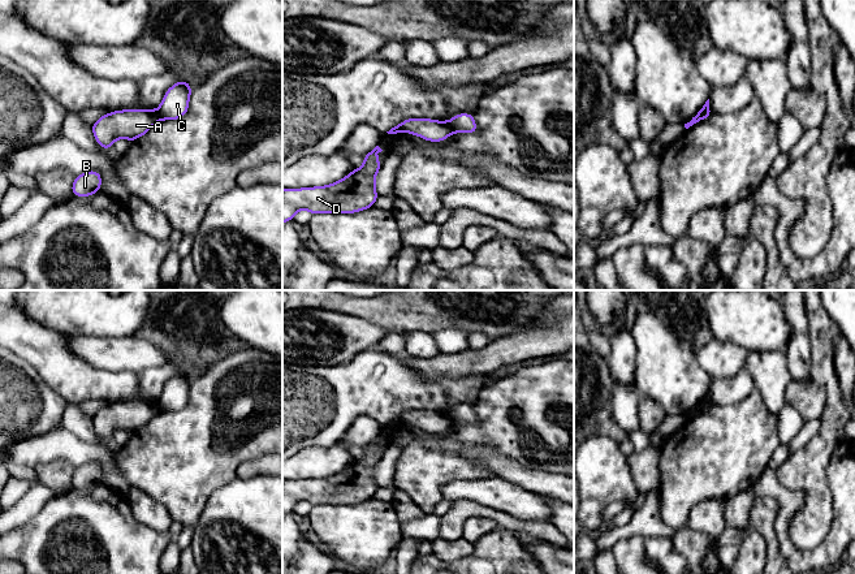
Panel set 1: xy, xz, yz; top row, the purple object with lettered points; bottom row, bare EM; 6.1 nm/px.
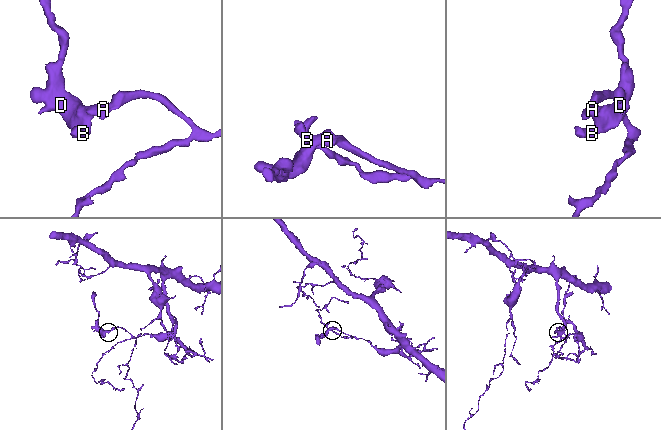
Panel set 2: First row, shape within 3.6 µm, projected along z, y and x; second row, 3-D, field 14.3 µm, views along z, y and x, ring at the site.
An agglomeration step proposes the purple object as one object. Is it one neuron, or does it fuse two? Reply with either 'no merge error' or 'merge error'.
merge error

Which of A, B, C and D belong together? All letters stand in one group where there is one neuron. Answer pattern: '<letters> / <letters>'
A B D / C

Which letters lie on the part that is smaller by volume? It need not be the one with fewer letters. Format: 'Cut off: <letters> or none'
Cut off: A, B, D

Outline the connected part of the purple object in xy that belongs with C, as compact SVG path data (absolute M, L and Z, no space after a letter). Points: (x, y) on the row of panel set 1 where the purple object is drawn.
M182 79L169 87L157 109L160 120L177 120L187 113L191 86Z

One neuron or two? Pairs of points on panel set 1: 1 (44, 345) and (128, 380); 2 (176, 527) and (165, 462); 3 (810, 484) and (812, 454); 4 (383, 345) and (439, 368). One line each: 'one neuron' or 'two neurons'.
1: one neuron
2: two neurons
3: one neuron
4: two neurons

